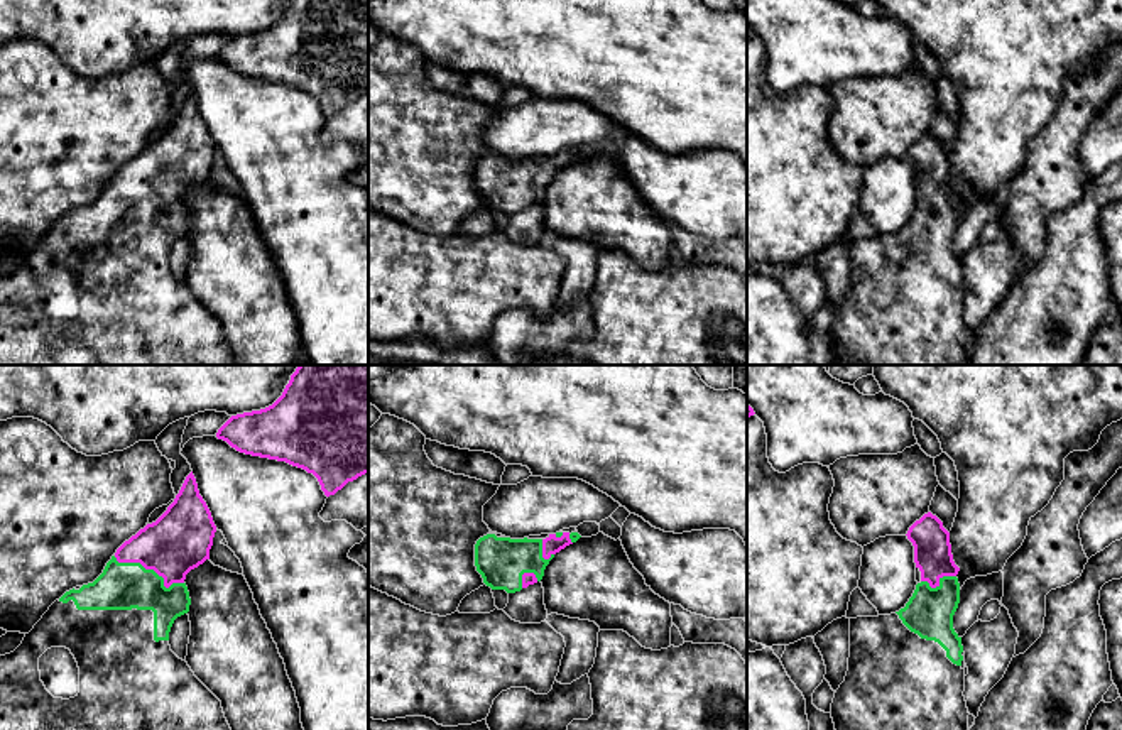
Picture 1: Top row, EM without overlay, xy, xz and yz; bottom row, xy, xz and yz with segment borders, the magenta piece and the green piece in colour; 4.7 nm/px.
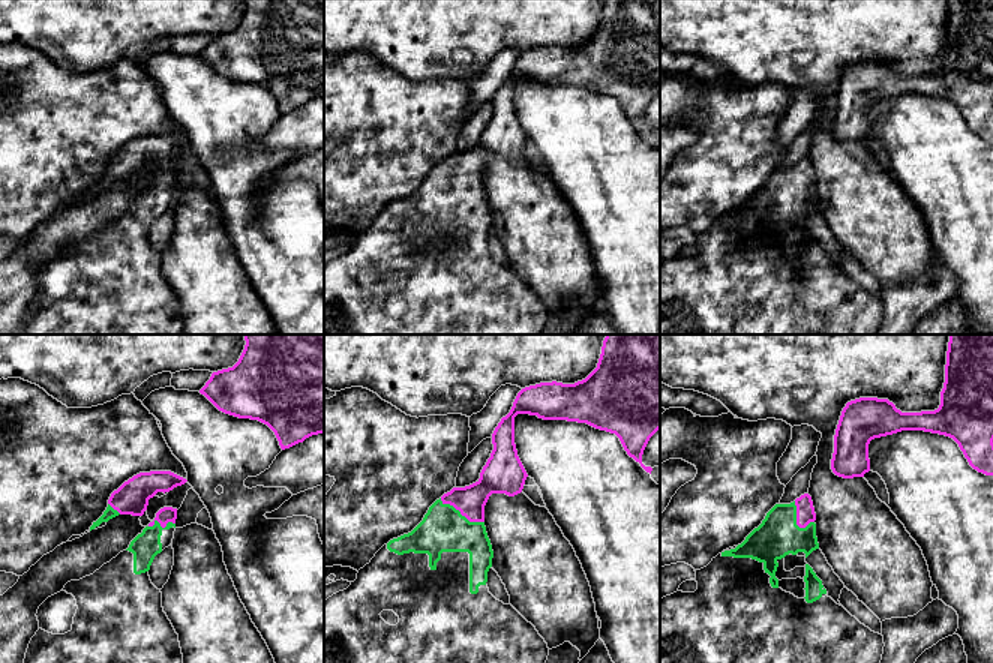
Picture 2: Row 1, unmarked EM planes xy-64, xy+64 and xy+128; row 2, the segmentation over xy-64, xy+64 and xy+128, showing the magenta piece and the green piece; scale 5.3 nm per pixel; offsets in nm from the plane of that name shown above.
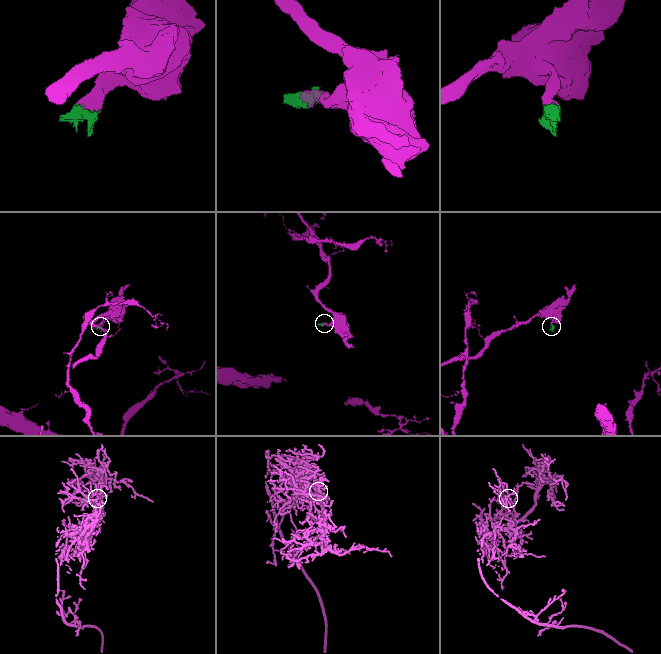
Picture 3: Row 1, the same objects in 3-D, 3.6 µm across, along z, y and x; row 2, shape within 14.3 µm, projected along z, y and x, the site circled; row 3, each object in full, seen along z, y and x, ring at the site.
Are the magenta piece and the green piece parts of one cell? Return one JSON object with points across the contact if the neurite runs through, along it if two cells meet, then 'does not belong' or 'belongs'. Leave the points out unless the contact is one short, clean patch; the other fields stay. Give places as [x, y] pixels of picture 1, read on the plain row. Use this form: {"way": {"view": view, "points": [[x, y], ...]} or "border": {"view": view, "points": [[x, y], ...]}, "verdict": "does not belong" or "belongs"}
{"verdict": "belongs"}

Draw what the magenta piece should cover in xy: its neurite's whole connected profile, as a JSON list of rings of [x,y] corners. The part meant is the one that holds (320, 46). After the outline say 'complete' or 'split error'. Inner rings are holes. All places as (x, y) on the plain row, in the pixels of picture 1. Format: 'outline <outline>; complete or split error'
outline [[[291,0],[269,29],[231,37],[216,54],[240,74],[313,95],[326,118],[368,95],[368,0]]]; complete

